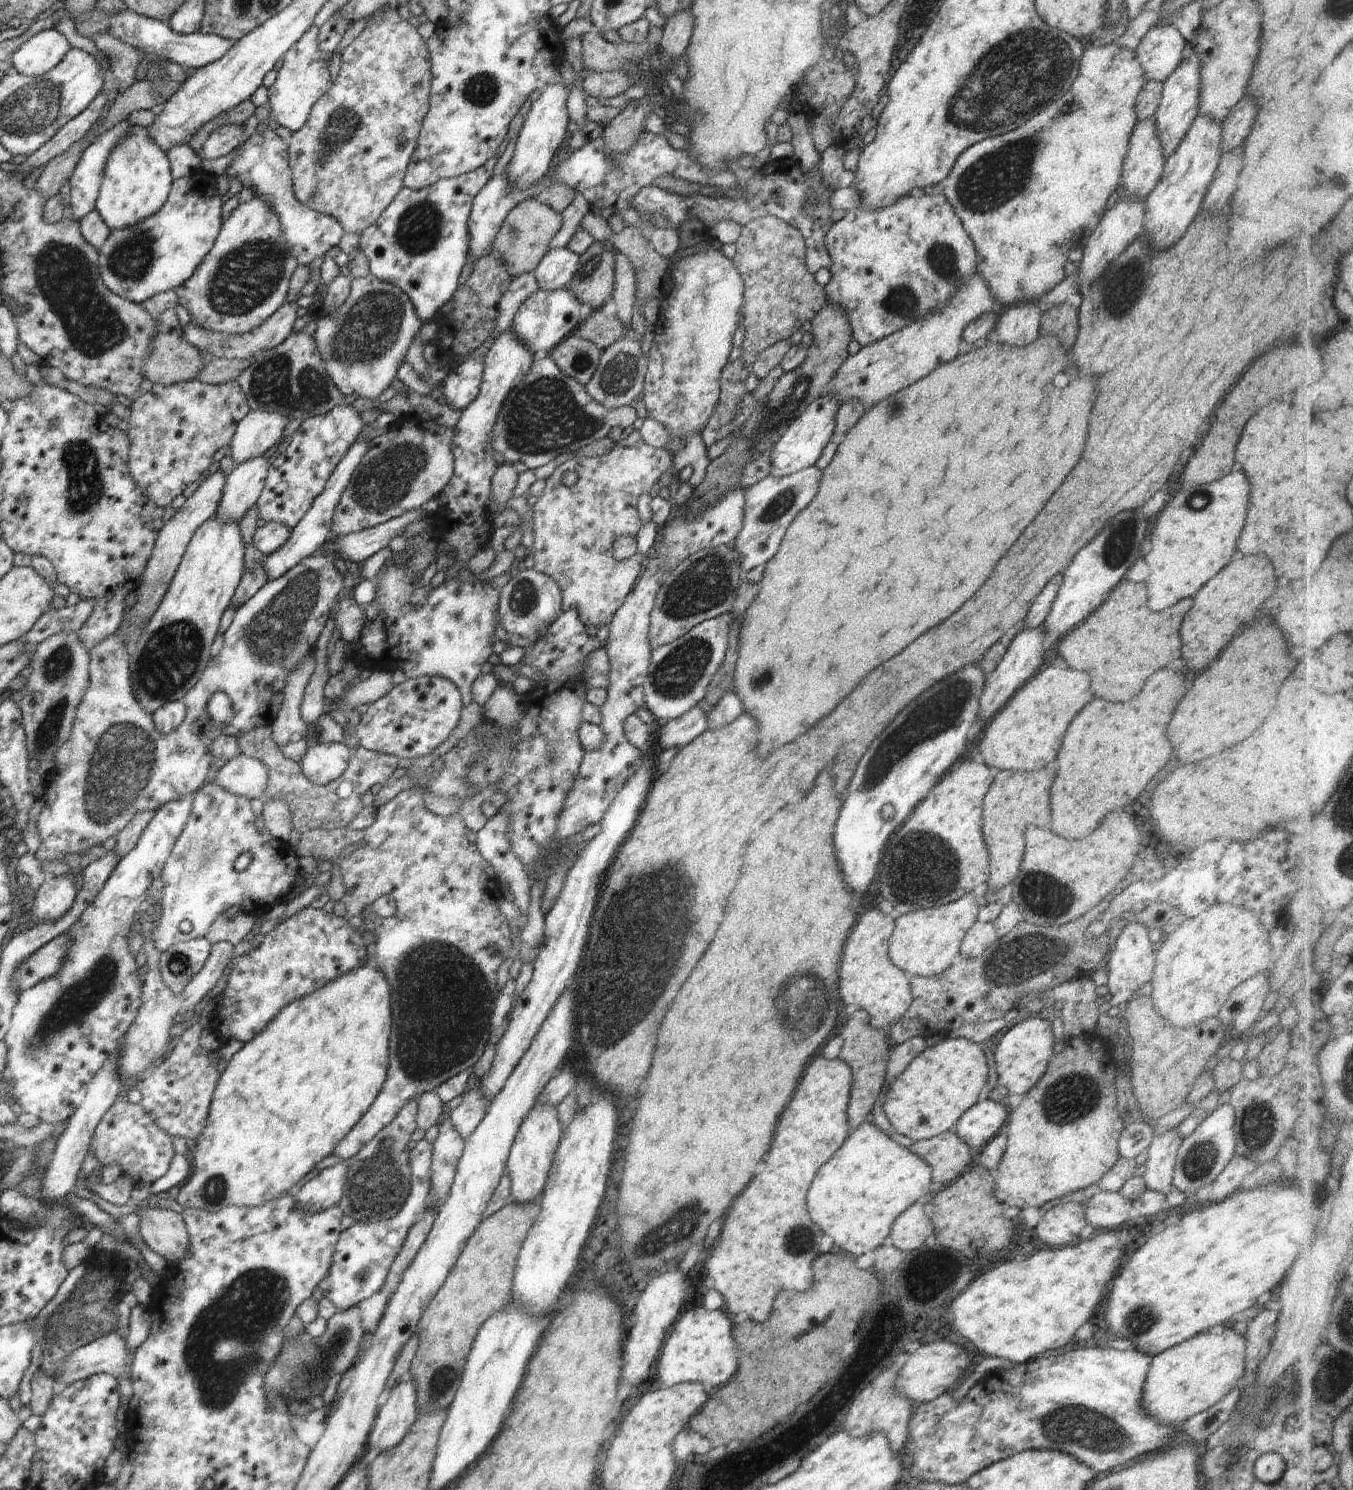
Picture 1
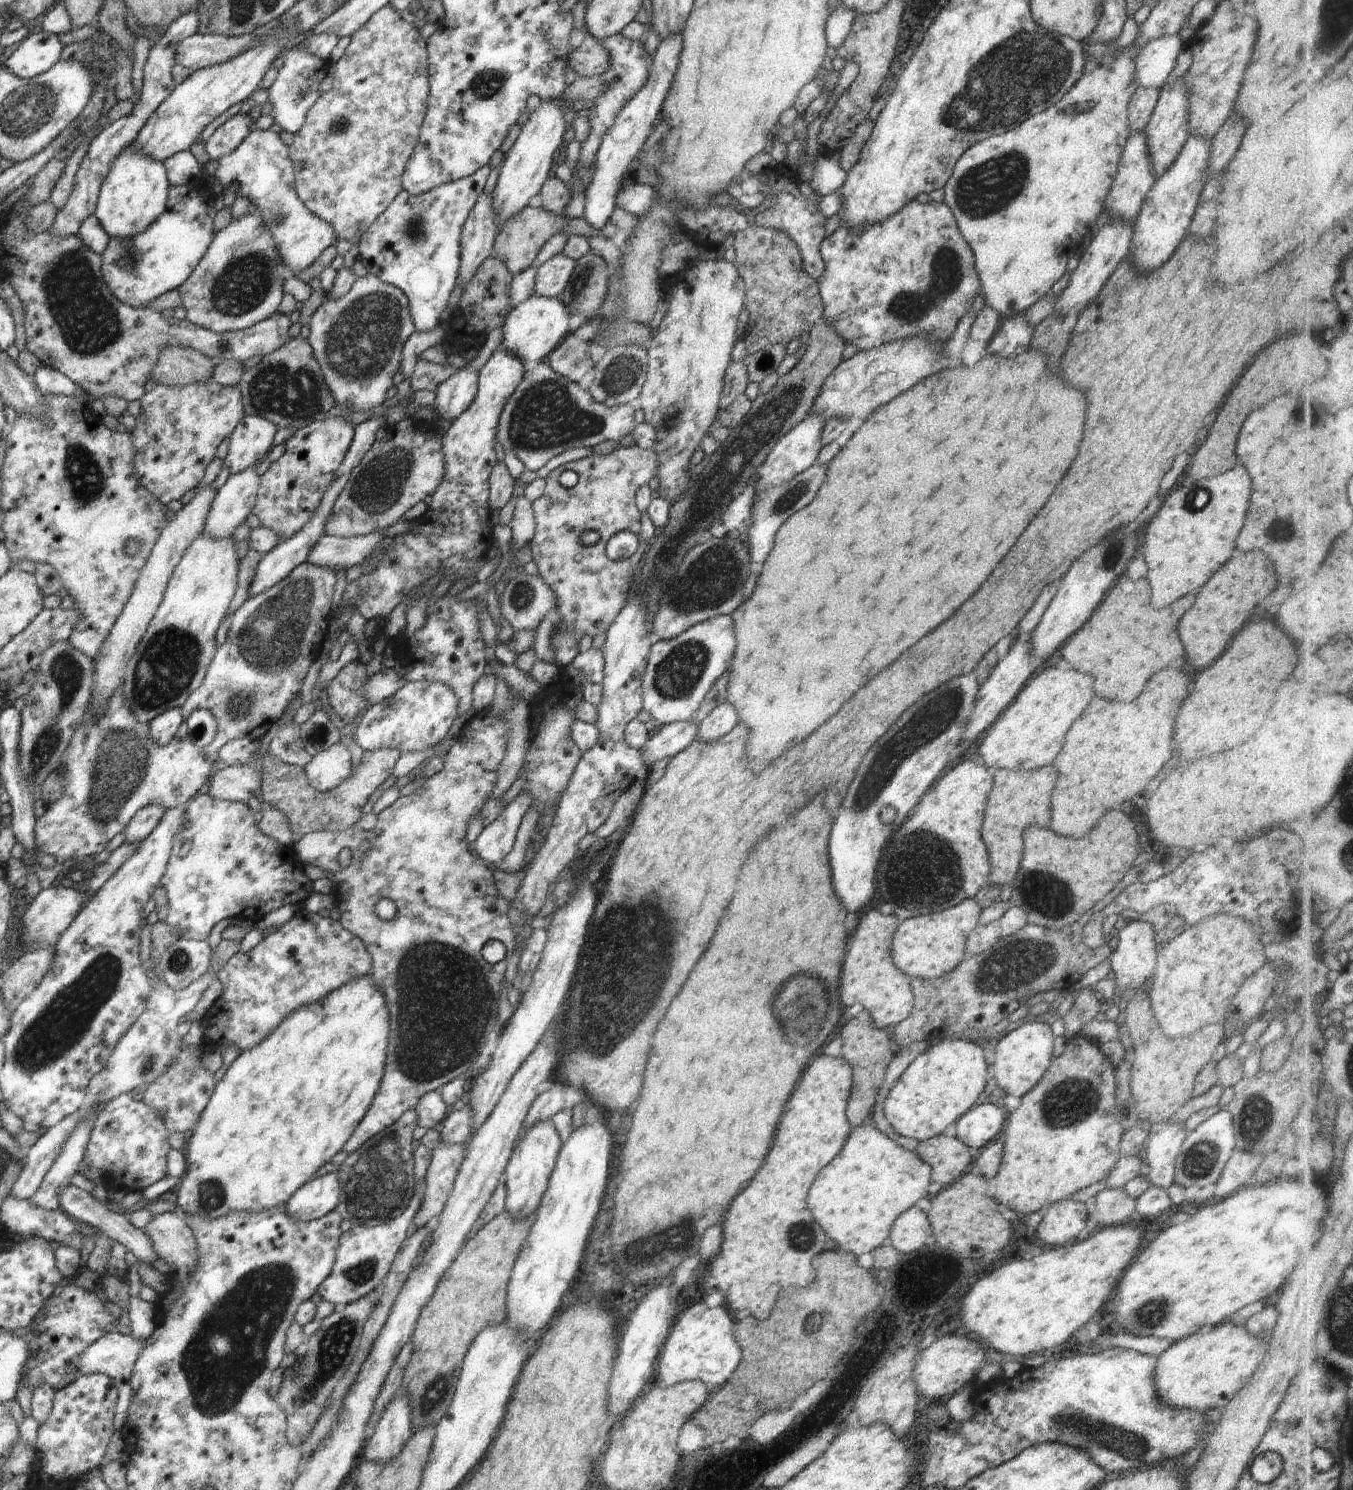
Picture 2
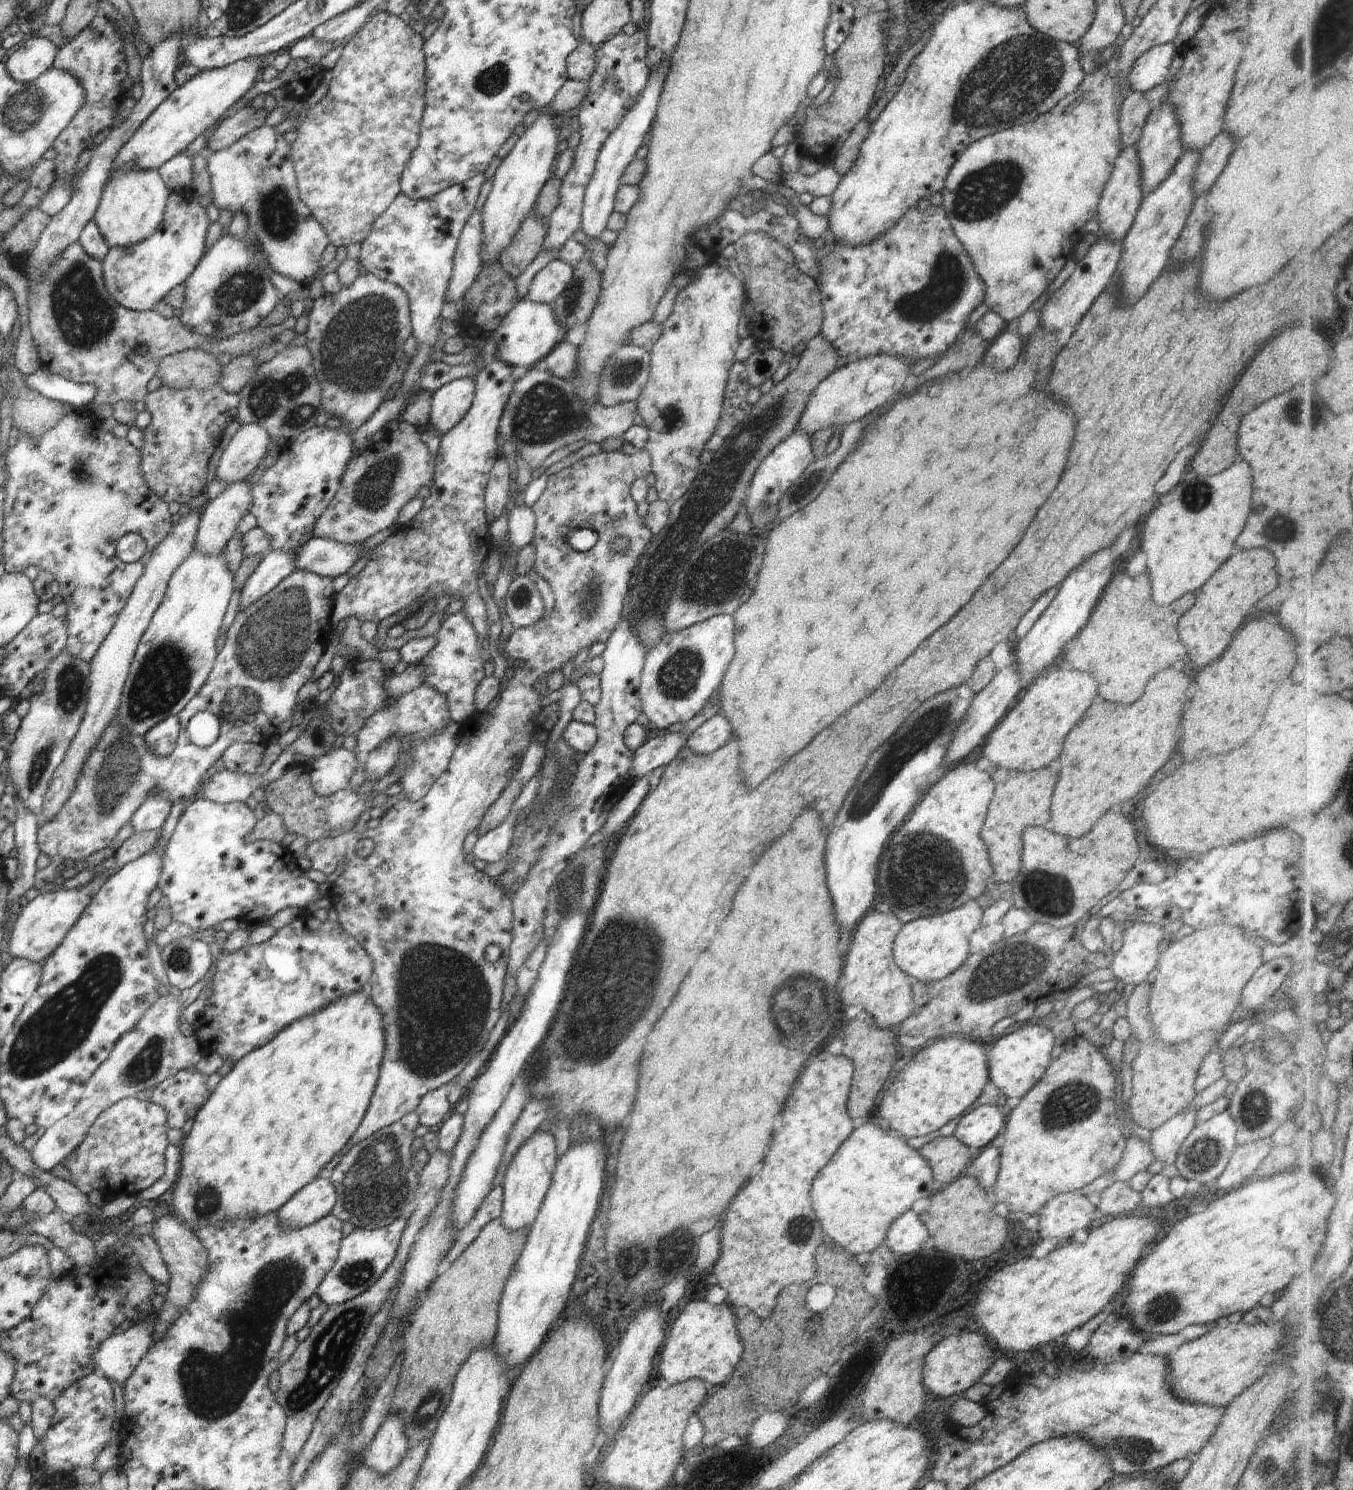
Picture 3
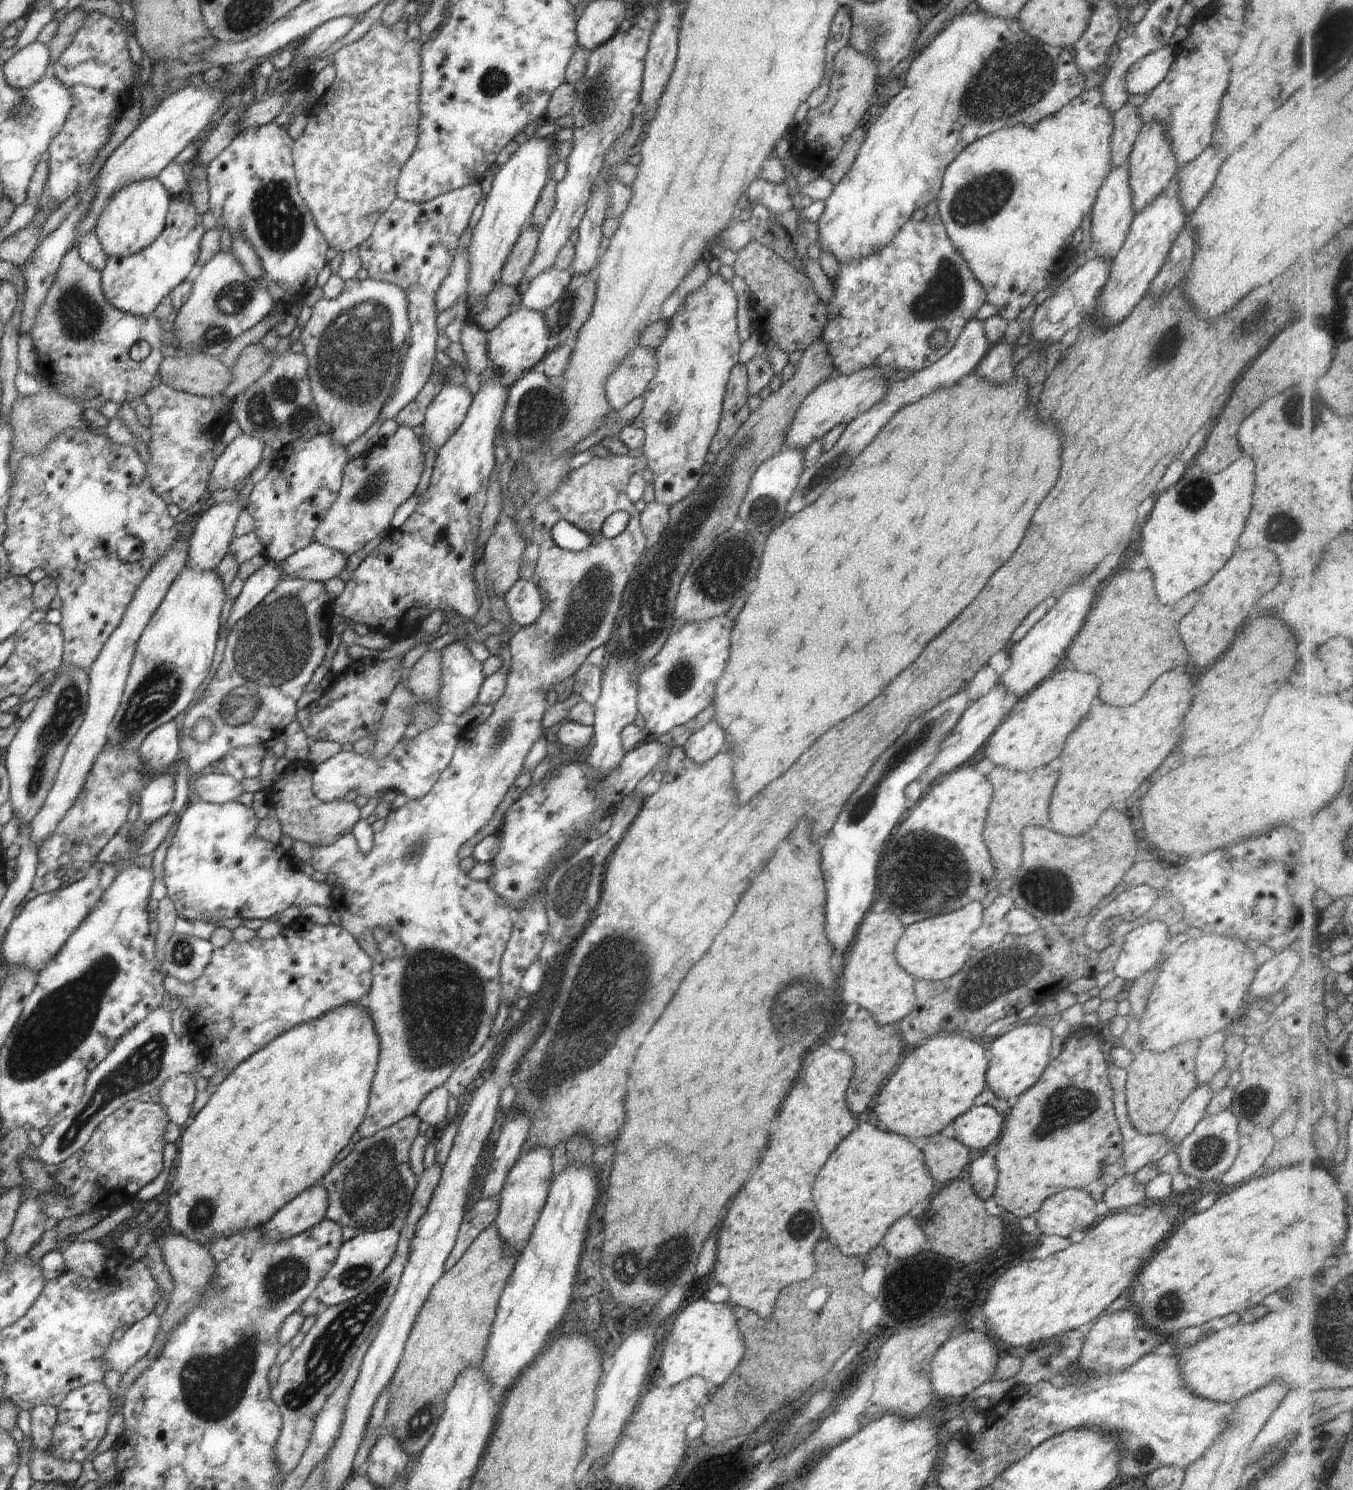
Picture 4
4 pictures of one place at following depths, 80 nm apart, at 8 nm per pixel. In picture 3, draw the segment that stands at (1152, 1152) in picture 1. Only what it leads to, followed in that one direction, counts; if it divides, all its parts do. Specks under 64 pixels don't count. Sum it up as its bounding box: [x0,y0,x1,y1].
[1151,1105,1200,1180]

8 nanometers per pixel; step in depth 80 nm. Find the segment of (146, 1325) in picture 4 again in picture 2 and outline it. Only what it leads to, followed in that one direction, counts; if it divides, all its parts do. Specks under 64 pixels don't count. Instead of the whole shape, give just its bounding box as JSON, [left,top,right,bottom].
[79,1329,145,1436]

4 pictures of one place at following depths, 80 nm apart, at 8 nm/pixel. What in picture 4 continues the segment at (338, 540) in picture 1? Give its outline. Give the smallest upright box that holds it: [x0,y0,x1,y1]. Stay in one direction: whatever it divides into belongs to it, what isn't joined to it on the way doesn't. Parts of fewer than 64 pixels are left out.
[277,542,347,582]

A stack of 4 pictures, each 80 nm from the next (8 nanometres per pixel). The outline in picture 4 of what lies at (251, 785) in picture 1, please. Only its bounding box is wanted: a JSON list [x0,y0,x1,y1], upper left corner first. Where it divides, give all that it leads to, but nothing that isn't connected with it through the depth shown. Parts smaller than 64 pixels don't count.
[191,773,244,804]

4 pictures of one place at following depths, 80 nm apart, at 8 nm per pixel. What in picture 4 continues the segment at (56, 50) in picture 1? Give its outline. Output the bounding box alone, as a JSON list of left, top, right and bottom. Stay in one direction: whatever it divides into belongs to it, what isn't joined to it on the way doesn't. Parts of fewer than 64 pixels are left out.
[1,41,49,90]

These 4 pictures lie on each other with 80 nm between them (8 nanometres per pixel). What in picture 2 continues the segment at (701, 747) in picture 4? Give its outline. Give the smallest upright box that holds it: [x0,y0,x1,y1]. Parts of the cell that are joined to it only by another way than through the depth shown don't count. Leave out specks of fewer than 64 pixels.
[695,702,739,743]

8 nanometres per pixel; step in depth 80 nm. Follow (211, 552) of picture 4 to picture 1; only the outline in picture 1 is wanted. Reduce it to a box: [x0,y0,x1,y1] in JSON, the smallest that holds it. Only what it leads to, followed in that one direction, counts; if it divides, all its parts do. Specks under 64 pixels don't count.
[215,453,272,523]

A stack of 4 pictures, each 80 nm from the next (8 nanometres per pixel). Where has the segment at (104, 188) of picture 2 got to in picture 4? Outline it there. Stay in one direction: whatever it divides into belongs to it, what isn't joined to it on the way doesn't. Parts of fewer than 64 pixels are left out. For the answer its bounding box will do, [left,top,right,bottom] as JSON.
[94,179,171,258]

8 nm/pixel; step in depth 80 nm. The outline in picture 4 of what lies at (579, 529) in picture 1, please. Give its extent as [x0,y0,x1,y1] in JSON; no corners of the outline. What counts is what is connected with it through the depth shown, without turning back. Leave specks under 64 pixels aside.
[310,454,647,1139]

